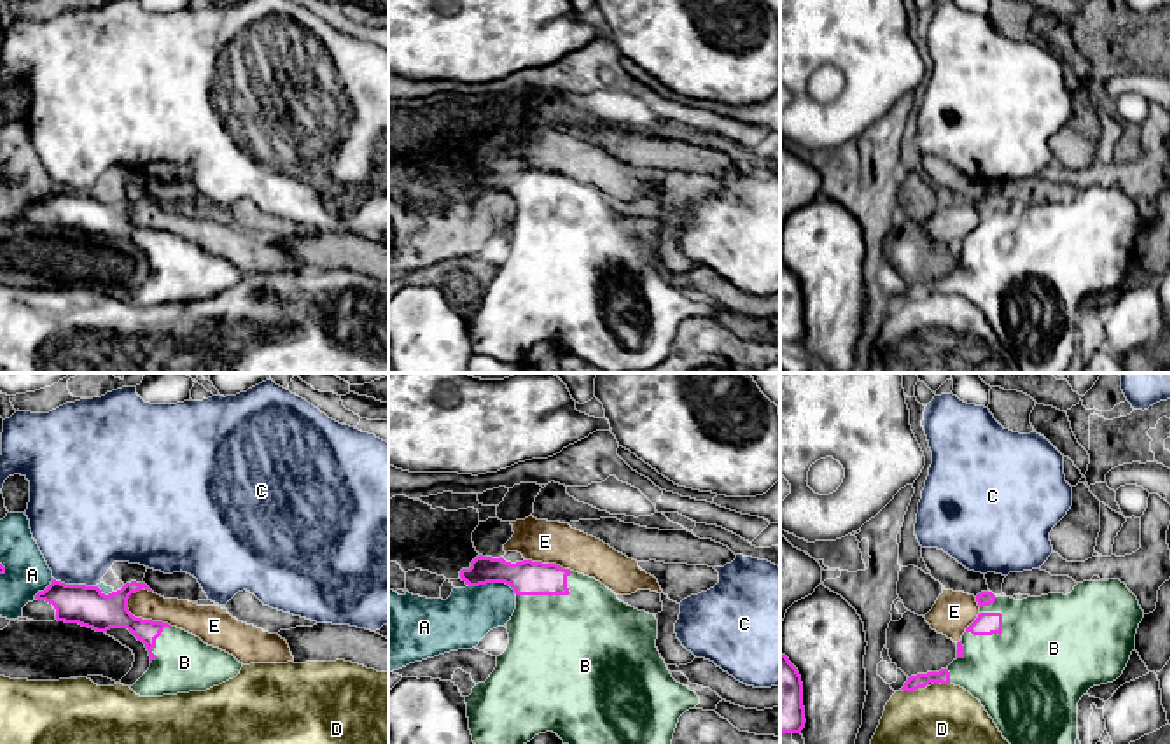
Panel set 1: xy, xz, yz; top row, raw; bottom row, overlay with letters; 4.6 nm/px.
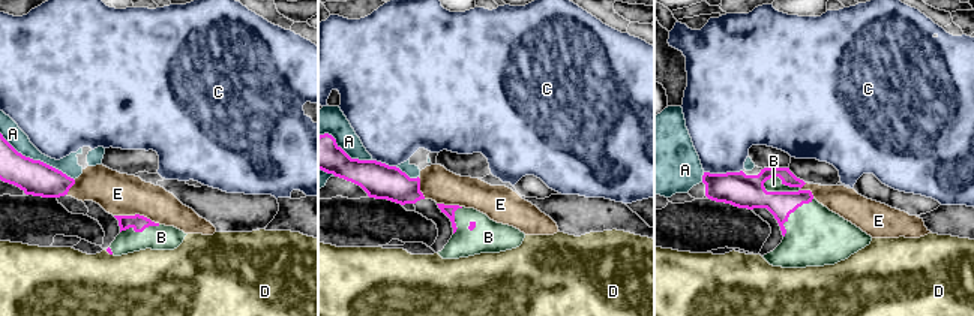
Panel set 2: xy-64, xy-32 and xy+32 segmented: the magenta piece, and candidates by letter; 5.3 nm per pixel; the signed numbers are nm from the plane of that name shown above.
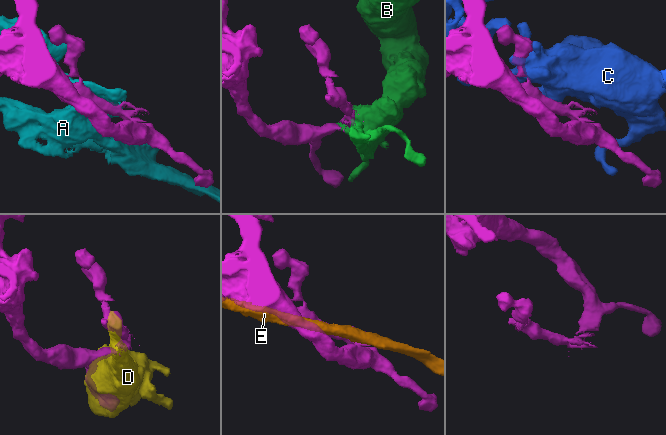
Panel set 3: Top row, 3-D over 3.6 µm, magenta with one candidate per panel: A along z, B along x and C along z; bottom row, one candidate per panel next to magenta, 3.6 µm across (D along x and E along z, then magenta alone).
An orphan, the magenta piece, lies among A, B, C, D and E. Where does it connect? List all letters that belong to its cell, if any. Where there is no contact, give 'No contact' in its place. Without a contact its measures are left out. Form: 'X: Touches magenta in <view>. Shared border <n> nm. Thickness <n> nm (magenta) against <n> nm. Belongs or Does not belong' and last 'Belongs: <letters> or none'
A: Touches magenta in xz. Shared border 220 nm. Thickness 160 nm (magenta) against 240 nm. Does not belong
B: Touches magenta in yz. Shared border 200 nm. Thickness 110 nm (magenta) against 460 nm. Belongs
C: Touches magenta in xy. Shared border 200 nm. Thickness 180 nm (magenta) against 420 nm. Does not belong
D: Touches magenta in yz. Shared border 110 nm. Thickness 70 nm (magenta) against 280 nm. Does not belong
E: Touches magenta in xy. Shared border 240 nm. Thickness 170 nm (magenta) against 140 nm. Does not belong
Belongs: B

